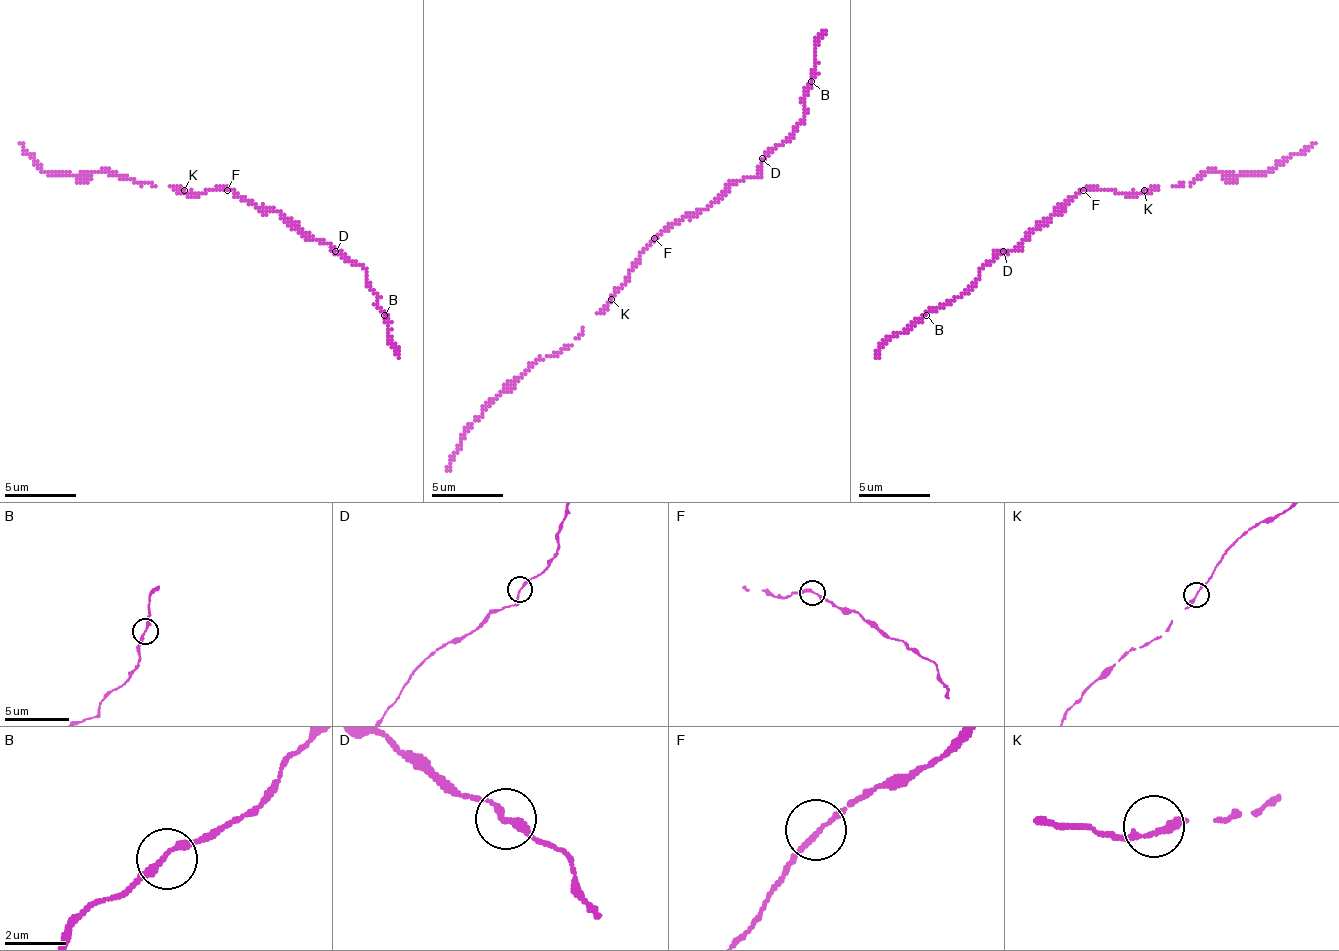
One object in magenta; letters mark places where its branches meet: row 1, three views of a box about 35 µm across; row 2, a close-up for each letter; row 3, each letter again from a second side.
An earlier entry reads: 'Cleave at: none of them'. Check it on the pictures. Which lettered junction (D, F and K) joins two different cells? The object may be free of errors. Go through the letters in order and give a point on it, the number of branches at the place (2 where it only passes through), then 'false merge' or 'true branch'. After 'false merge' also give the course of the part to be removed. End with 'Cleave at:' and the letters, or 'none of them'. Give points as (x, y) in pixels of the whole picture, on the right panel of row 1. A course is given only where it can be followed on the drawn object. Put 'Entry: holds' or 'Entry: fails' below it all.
D: (1003, 251) | 2 | true branch
F: (1083, 190) | 2 | true branch
K: (1144, 190) | 2 | true branch
Cleave at: none of them
Entry: holds

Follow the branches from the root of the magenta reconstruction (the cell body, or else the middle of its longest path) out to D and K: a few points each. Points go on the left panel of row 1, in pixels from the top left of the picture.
D: (231, 190), (259, 208), (281, 211), (306, 236), (327, 243), (334, 251)
K: (231, 190), (206, 190), (202, 193), (188, 193), (184, 190)

